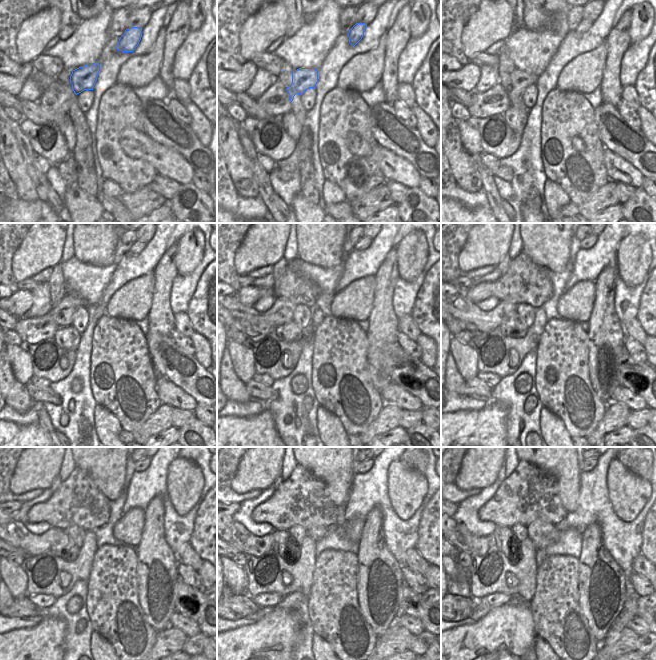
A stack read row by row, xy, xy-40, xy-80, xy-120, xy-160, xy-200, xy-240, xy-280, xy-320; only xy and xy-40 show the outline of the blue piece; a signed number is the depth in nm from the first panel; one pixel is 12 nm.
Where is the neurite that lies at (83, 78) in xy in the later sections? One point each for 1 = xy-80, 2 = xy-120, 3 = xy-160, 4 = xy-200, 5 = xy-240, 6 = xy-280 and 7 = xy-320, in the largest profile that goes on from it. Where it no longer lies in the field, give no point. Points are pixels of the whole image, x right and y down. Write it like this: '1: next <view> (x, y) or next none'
1: next xy-80 (519, 80)
2: next xy-120 (62, 313)
3: next xy-160 (281, 312)
4: next xy-200 (461, 307)
5: next xy-240 (13, 532)
6: next xy-280 (237, 535)
7: next xy-320 (461, 537)

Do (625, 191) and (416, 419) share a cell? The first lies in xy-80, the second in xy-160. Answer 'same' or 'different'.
same

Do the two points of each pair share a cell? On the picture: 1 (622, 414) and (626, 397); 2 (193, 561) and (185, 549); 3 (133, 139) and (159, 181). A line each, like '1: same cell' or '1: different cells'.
1: different cells
2: same cell
3: different cells

